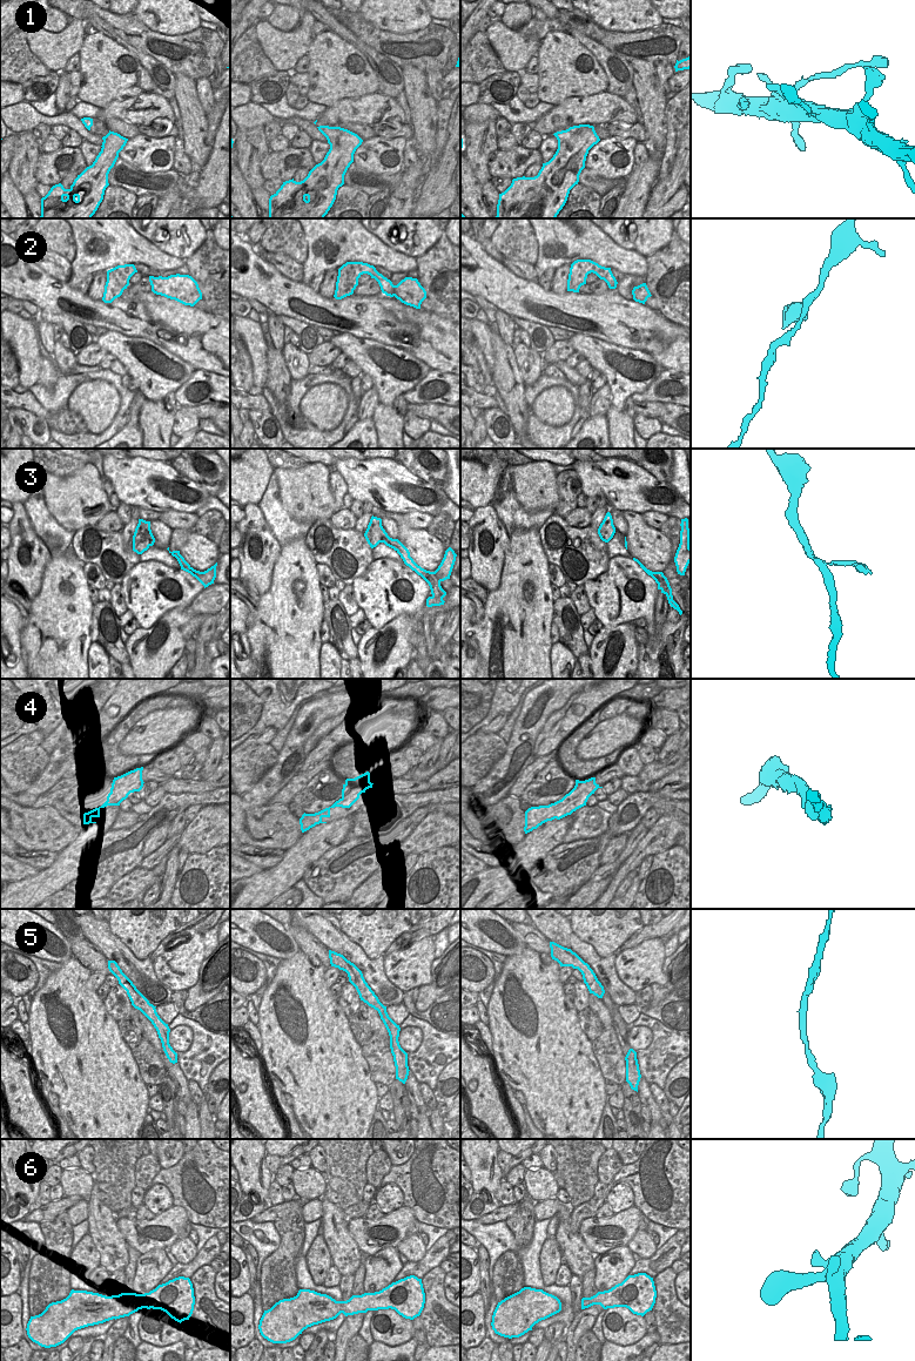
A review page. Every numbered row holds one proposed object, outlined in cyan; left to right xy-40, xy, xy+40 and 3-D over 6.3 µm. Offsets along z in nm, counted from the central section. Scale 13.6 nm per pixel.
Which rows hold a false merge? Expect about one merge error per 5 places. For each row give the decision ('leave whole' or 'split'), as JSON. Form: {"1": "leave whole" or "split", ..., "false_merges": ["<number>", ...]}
{"1": "leave whole", "2": "leave whole", "3": "leave whole", "4": "leave whole", "5": "leave whole", "6": "leave whole", "false_merges": []}

